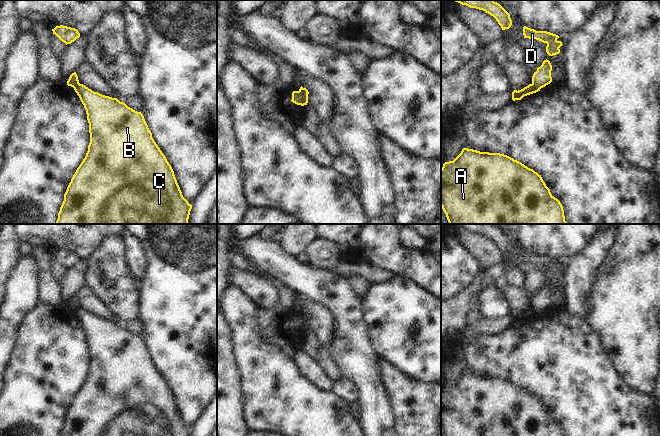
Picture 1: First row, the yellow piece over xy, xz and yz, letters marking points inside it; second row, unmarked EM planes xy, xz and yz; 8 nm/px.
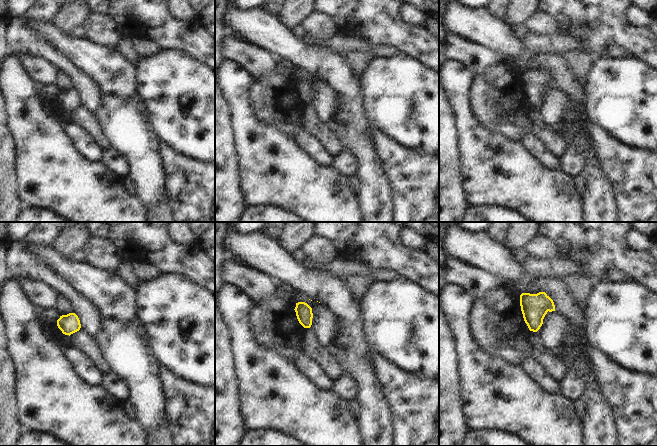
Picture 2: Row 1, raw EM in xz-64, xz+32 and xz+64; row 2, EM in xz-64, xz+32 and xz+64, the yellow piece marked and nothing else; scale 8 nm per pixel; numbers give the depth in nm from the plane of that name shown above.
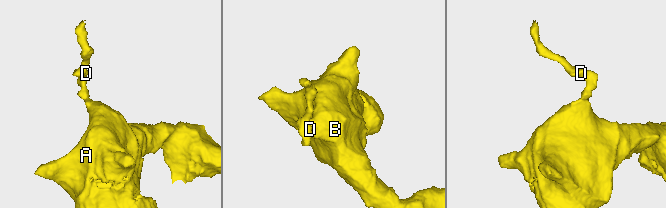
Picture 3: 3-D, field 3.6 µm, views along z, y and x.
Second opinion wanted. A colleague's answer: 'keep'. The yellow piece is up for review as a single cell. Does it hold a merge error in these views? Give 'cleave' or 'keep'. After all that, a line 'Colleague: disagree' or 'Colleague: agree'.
cleave
Colleague: disagree

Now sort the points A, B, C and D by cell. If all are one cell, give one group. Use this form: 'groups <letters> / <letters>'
groups A B C / D

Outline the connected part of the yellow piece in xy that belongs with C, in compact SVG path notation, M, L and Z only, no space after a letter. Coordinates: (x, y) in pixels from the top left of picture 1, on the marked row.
M78 83L74 90L86 110L90 143L64 194L56 224L188 224L192 205L183 197L174 171L152 138L143 114L83 84Z

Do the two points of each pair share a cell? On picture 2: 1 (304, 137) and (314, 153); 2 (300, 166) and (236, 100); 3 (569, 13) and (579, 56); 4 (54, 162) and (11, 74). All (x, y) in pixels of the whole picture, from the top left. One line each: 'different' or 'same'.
1: same
2: same
3: different
4: same

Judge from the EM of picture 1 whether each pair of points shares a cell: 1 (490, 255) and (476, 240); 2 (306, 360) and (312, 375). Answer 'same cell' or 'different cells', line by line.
1: same cell
2: same cell

